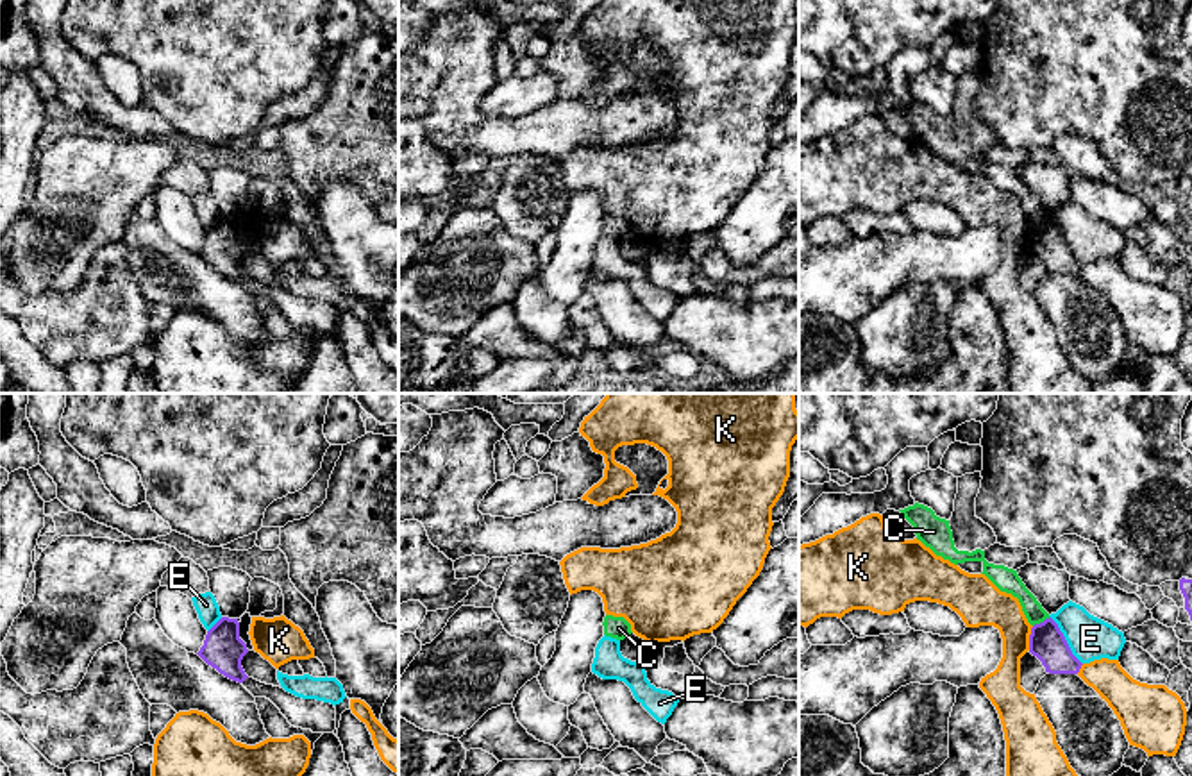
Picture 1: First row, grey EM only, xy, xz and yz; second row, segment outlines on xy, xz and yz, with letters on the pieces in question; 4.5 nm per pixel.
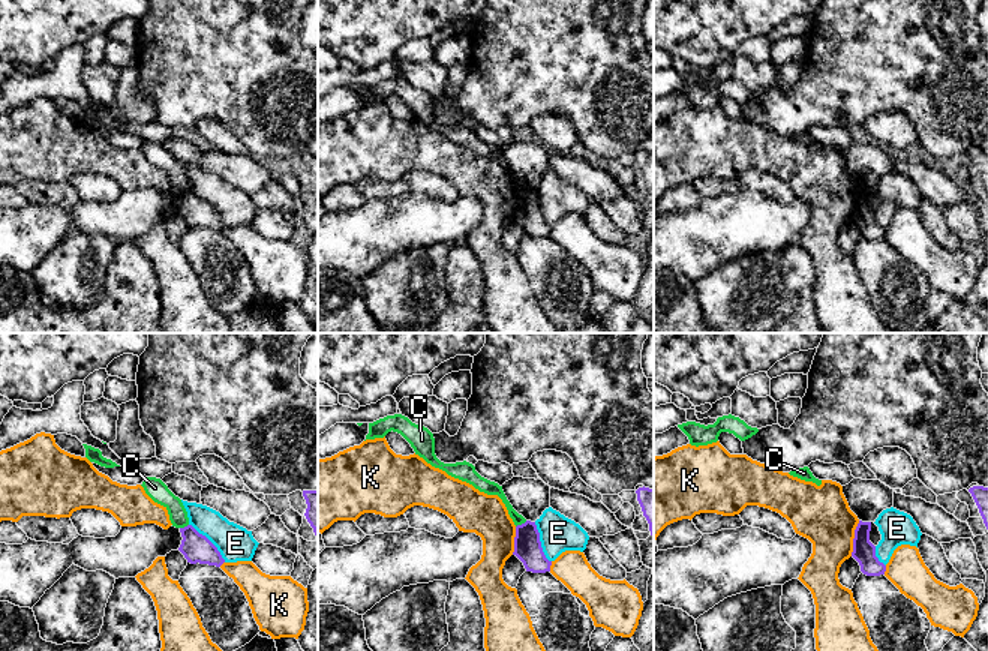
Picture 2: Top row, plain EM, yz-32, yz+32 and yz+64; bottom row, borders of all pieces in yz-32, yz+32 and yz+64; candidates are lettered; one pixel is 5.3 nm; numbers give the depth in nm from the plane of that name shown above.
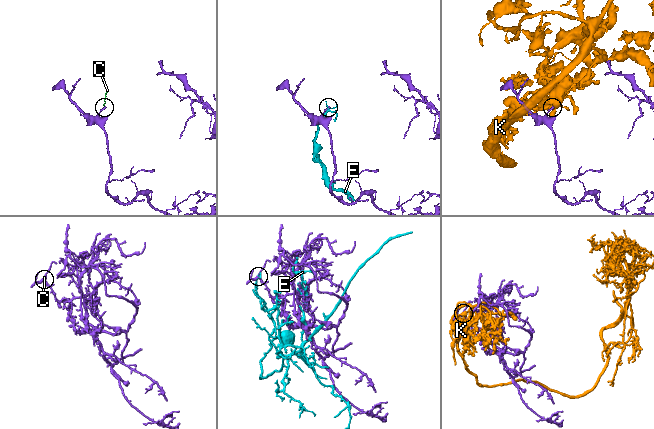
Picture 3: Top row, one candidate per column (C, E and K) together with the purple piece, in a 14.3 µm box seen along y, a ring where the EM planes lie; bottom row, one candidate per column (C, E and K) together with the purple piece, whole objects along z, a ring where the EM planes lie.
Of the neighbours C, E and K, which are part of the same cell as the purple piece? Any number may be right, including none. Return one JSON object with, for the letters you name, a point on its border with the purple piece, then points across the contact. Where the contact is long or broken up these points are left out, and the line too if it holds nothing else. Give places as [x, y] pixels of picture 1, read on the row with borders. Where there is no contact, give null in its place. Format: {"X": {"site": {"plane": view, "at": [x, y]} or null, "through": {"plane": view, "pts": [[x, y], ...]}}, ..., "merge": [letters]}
{"merge": []}

